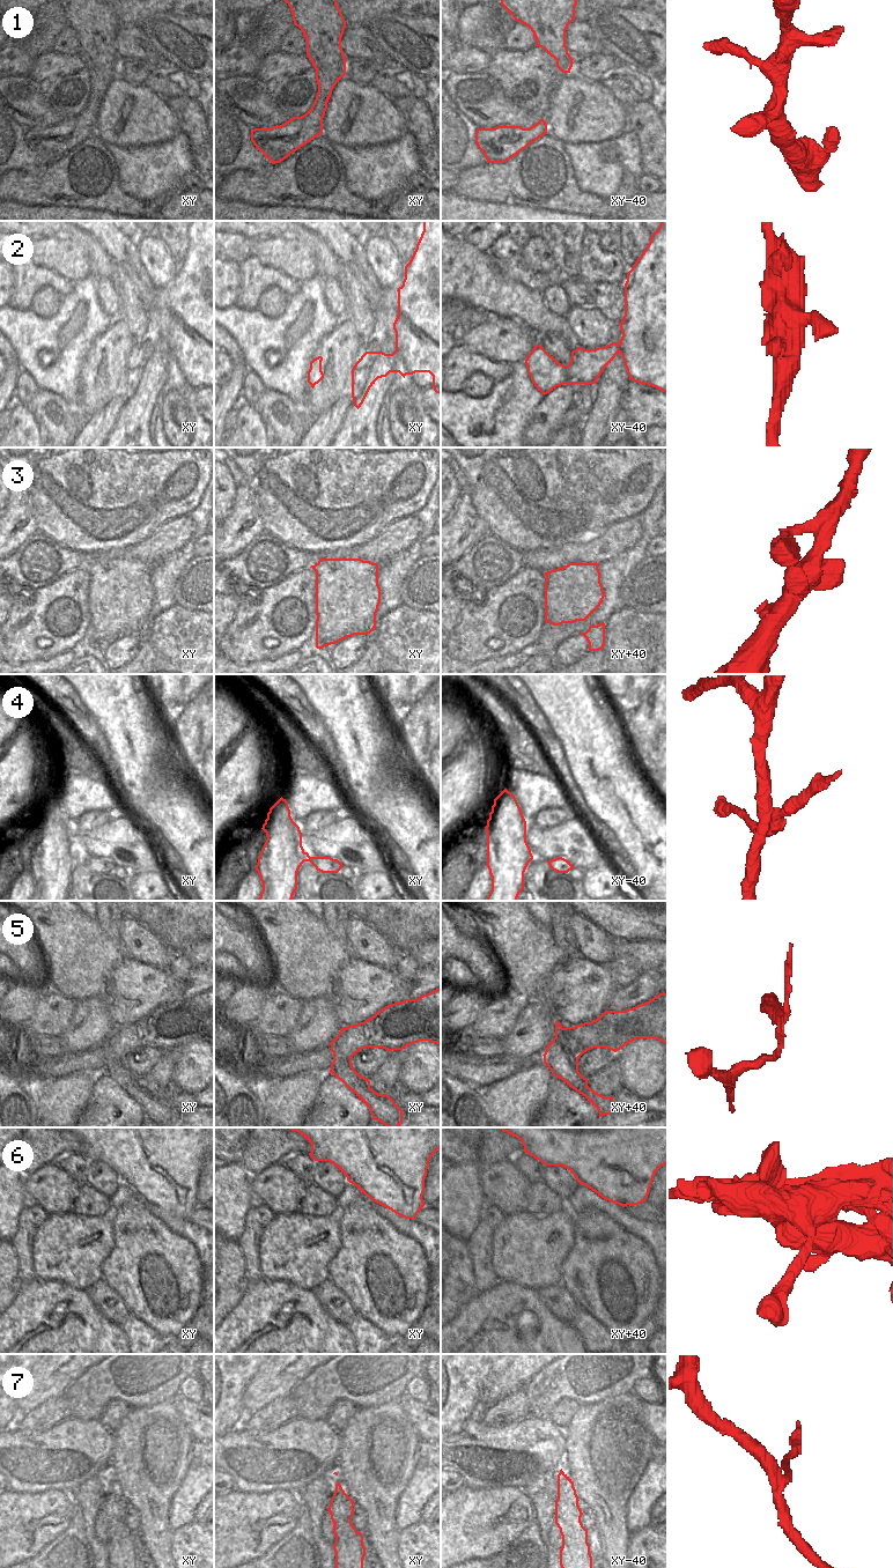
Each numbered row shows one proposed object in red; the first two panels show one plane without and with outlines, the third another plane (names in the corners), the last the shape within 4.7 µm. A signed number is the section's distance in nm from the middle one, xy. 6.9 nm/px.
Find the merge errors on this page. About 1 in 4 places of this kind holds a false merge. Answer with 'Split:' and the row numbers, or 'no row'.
Split: 4, 5, 6, 7

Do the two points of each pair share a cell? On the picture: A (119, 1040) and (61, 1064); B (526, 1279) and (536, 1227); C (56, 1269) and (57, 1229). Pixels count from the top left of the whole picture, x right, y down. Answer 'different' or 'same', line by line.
A: same
B: same
C: same

